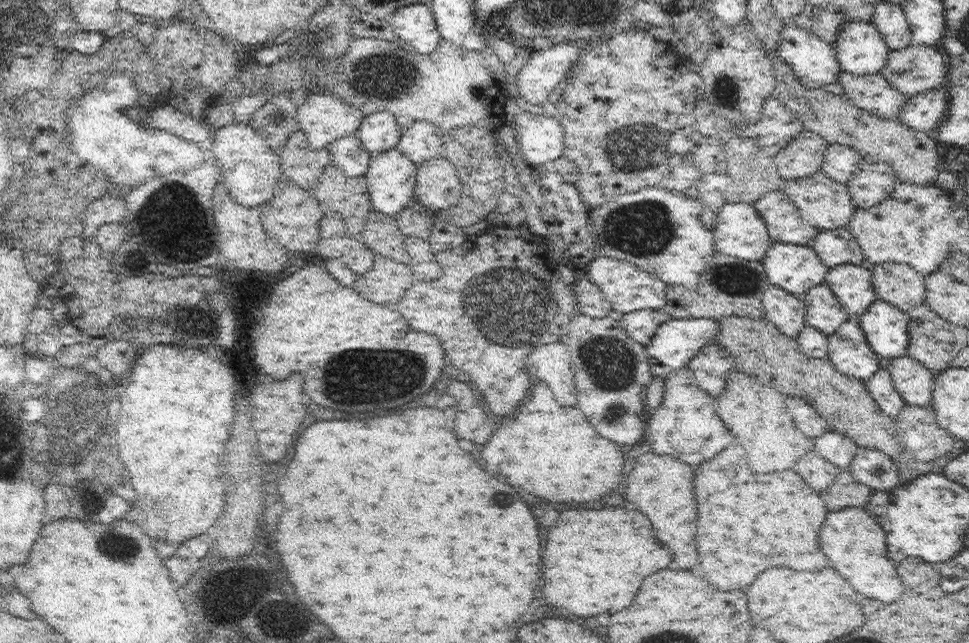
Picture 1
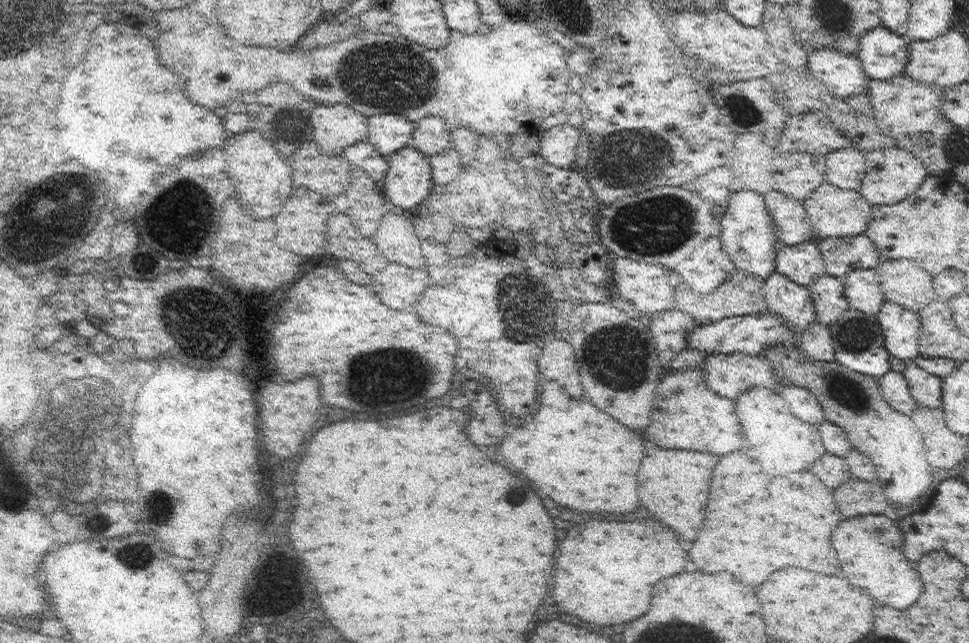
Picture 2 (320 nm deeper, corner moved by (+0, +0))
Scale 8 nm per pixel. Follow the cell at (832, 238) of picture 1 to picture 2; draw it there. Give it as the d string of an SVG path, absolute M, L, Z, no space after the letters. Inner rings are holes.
M865 234L852 237L826 236L816 238L816 242L827 275L844 278L858 267L876 268L878 264L878 249Z

